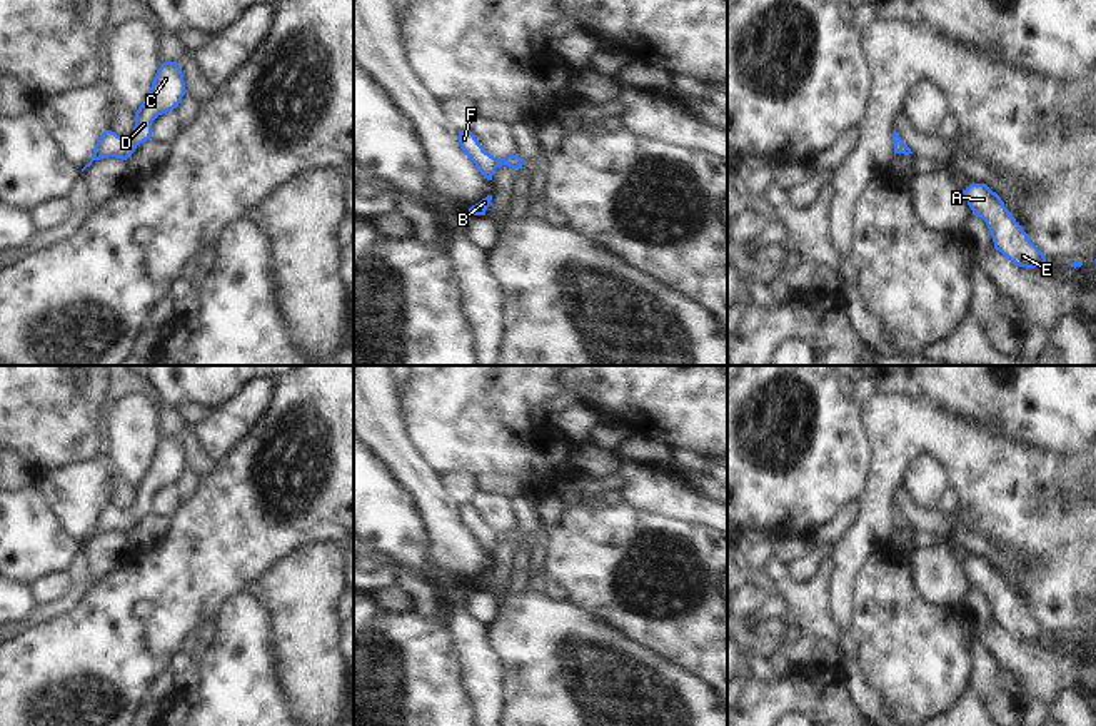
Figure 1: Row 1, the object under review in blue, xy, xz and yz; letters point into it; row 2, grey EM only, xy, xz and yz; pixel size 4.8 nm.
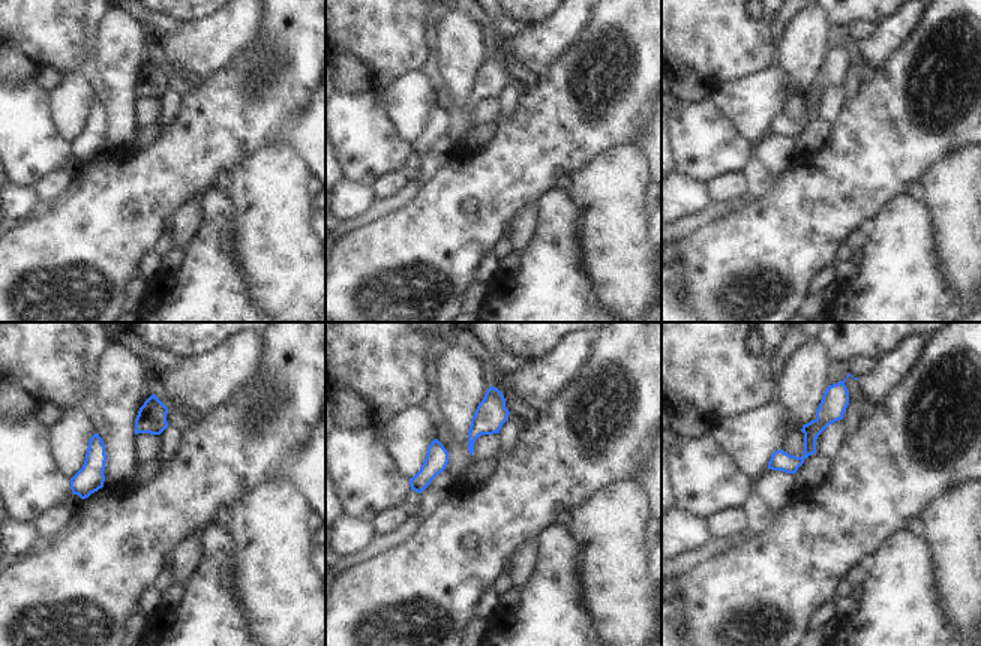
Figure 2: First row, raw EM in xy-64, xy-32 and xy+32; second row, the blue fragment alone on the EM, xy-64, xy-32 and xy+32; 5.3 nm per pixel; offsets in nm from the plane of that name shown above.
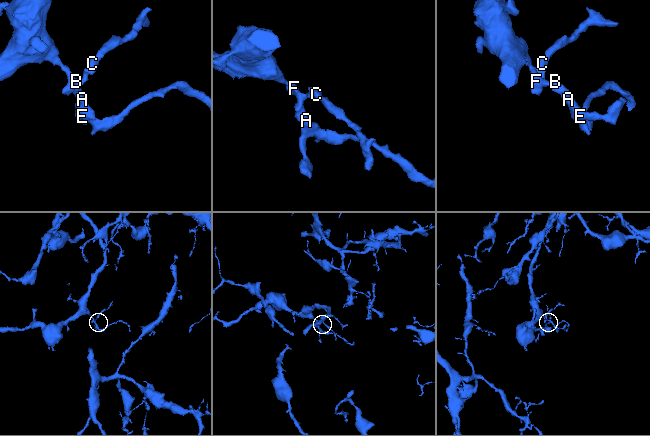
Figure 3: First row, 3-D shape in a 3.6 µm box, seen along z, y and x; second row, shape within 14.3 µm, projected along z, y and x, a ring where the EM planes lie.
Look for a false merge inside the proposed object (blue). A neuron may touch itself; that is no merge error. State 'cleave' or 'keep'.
keep

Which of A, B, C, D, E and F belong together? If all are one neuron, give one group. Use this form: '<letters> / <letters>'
A B C D E F

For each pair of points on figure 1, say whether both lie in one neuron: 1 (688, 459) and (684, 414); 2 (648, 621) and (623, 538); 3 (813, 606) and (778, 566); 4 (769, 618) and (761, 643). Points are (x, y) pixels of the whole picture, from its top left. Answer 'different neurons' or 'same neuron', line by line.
1: different neurons
2: same neuron
3: same neuron
4: different neurons

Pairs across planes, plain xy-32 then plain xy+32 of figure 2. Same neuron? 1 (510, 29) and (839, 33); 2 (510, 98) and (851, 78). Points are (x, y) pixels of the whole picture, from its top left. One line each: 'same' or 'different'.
1: different
2: same

